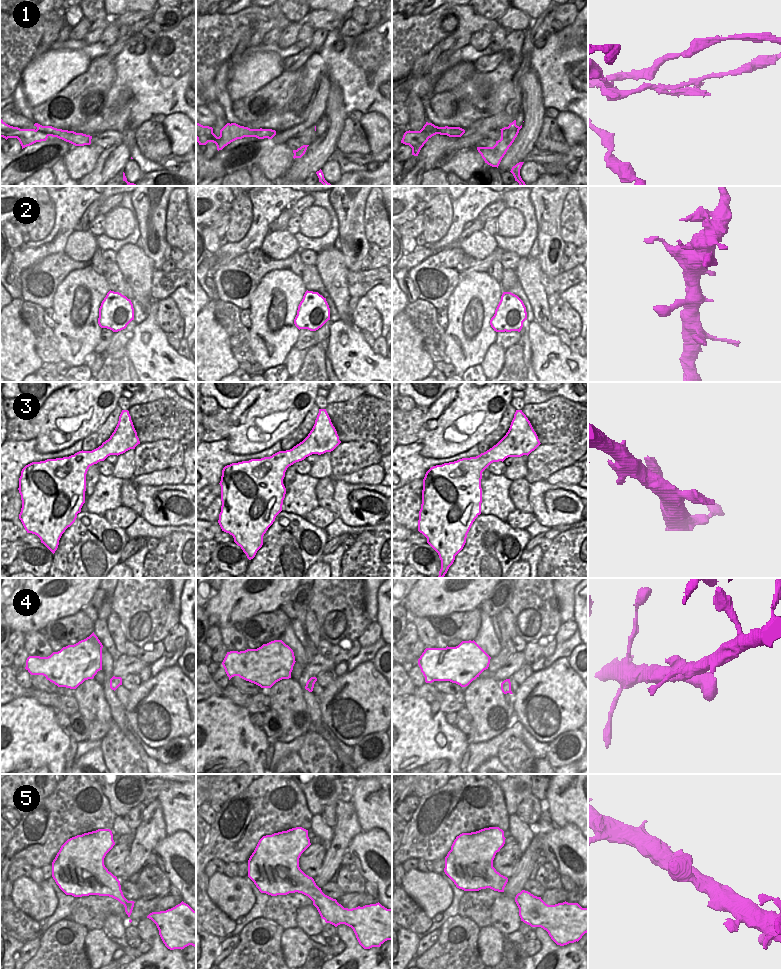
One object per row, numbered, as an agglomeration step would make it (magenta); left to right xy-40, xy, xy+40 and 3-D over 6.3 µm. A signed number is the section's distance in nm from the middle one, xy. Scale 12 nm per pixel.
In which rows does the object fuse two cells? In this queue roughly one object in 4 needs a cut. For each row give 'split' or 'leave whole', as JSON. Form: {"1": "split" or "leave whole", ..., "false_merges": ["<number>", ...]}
{"1": "split", "2": "leave whole", "3": "leave whole", "4": "leave whole", "5": "leave whole", "false_merges": ["1"]}

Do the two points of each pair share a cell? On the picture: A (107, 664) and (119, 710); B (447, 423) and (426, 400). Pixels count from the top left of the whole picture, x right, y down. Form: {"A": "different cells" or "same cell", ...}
{"A": "same cell", "B": "different cells"}

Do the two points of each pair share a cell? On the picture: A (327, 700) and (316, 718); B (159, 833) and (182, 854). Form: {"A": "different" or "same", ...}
{"A": "different", "B": "different"}

